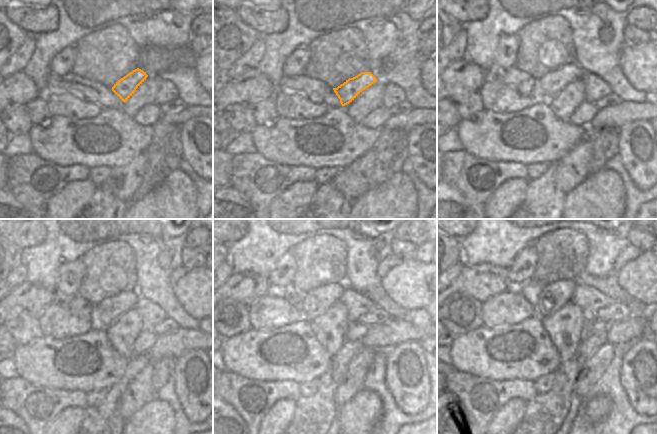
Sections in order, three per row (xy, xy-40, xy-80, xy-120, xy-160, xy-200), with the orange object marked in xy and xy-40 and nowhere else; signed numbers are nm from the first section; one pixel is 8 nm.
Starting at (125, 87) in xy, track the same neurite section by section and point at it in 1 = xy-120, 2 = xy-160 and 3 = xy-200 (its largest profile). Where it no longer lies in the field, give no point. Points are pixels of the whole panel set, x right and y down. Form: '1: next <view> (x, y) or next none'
1: next xy-120 (104, 313)
2: next xy-160 (318, 301)
3: next xy-200 (553, 295)

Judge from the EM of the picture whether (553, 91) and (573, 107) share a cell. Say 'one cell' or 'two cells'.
two cells

